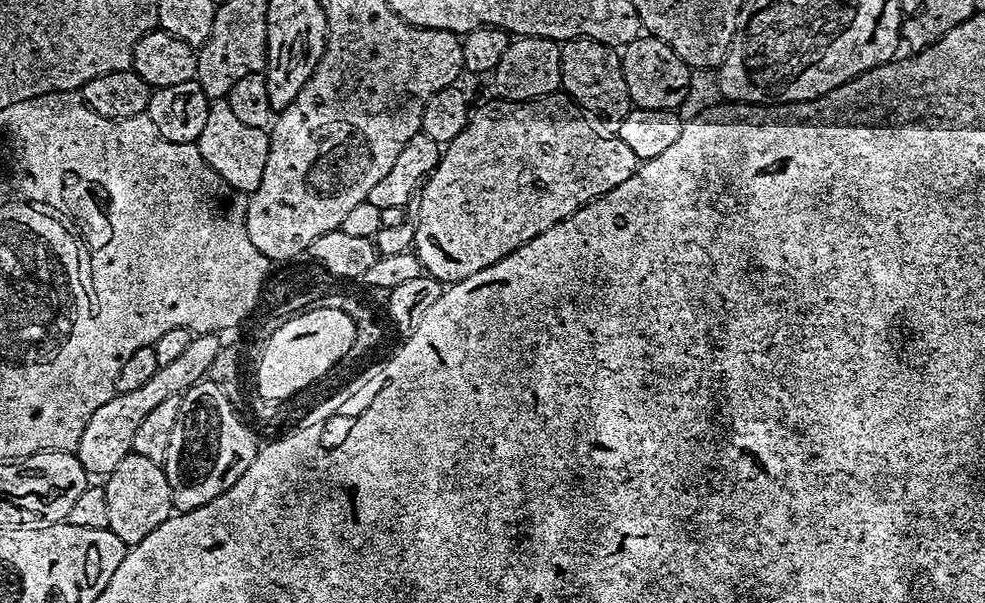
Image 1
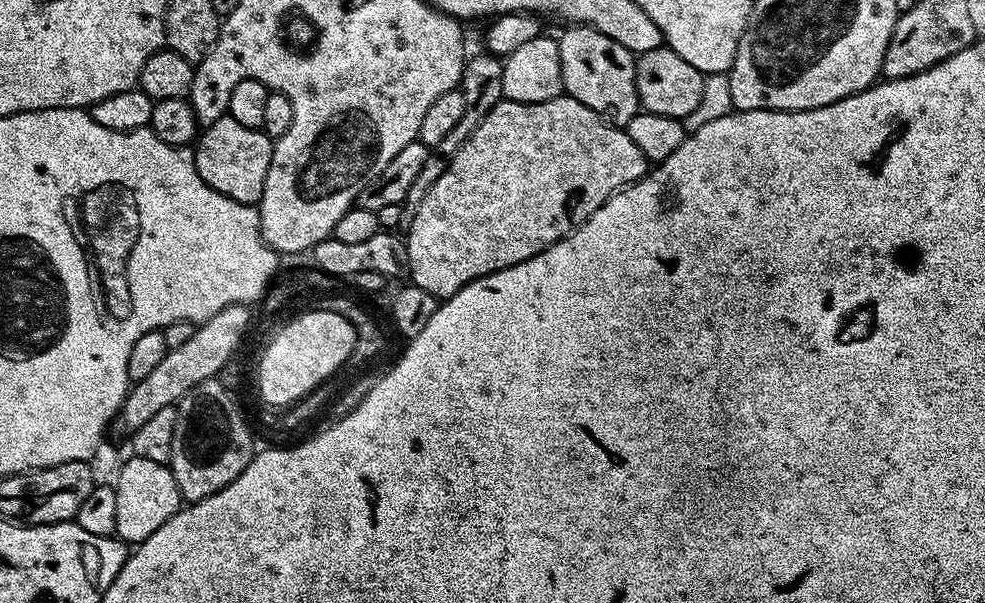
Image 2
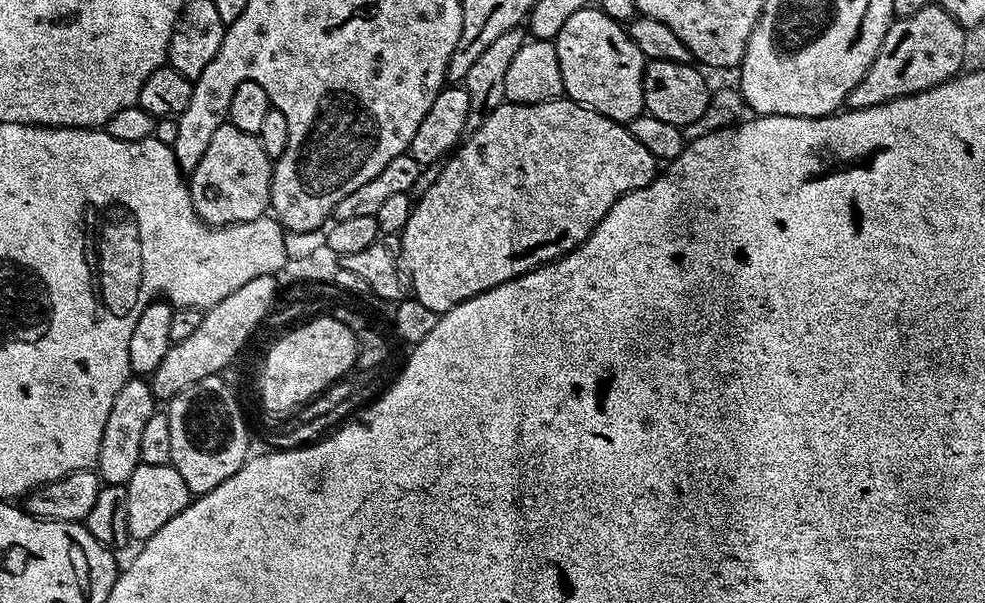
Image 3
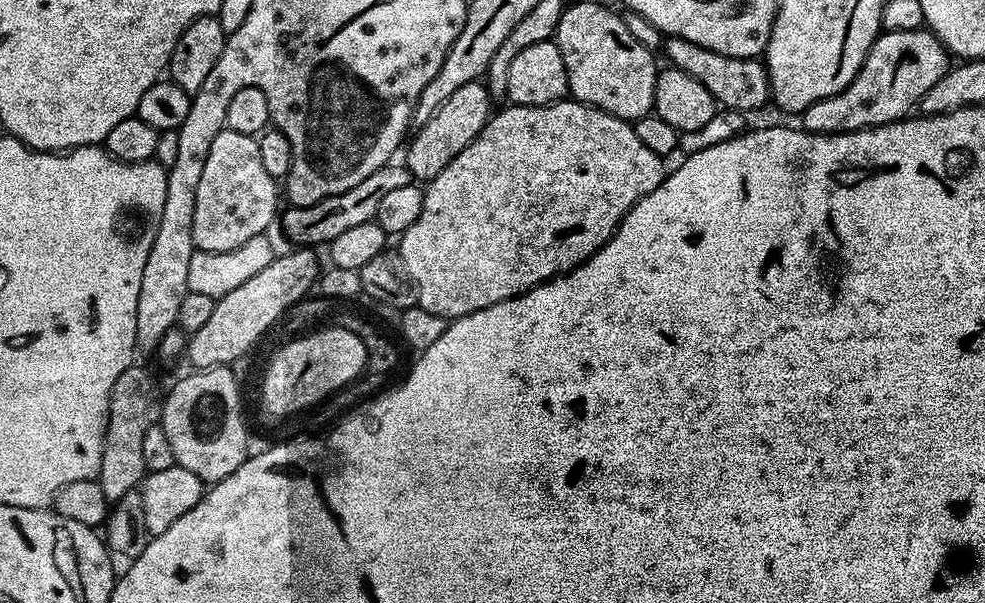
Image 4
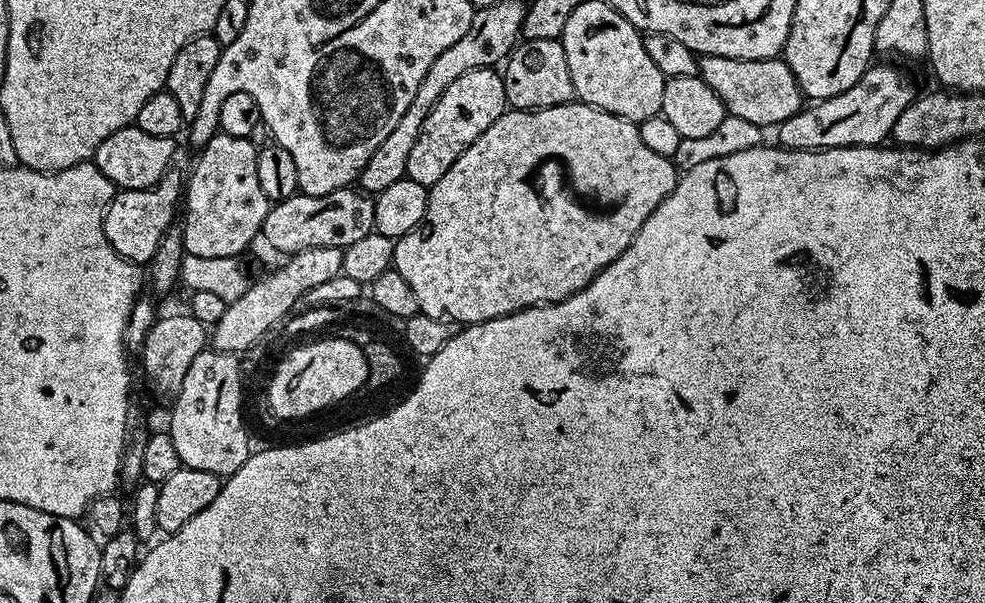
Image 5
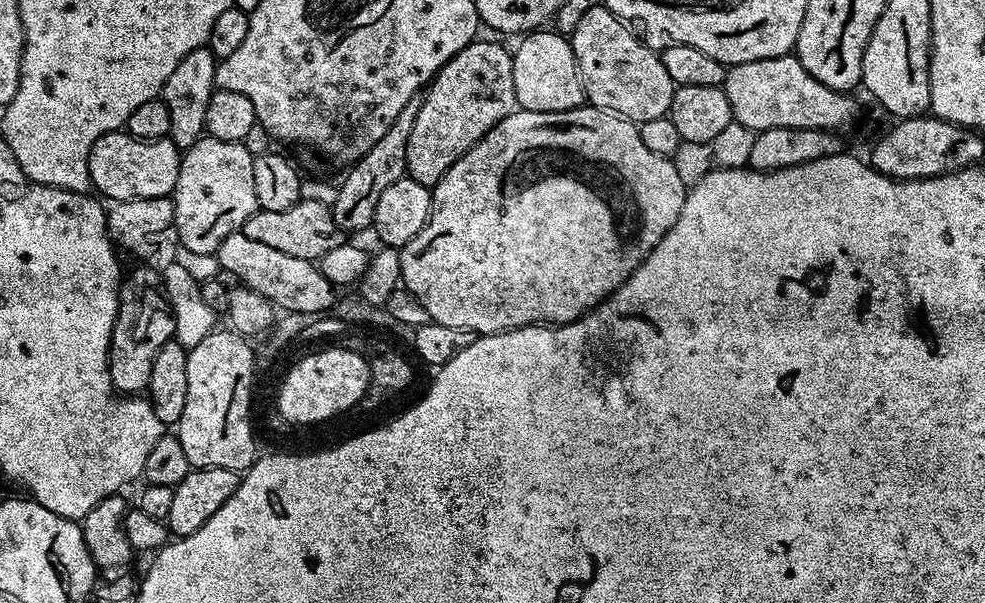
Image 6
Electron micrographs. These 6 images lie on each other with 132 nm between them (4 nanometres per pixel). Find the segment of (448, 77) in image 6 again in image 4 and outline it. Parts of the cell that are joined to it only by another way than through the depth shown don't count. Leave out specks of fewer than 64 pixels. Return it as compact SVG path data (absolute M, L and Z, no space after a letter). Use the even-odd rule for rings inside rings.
M480 80L470 82L456 93L450 94L450 98L442 102L442 110L438 110L438 114L434 114L426 126L415 129L414 135L407 141L402 160L413 181L427 182L438 178L438 174L442 174L442 170L446 170L446 166L450 166L450 162L454 162L454 158L458 158L458 154L462 154L462 150L474 142L474 138L478 138L493 112L494 101L488 93L488 85Z

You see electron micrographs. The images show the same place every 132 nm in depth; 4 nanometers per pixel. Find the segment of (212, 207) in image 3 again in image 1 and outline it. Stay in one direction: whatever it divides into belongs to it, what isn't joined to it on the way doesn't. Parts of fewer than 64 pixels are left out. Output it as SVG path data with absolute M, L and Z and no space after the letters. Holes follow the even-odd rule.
M220 98L209 103L206 126L203 127L195 146L202 158L206 158L210 170L218 174L218 178L222 178L234 190L251 194L258 190L258 182L262 182L262 174L266 170L269 139L269 133L265 129L243 124L230 110L227 99Z

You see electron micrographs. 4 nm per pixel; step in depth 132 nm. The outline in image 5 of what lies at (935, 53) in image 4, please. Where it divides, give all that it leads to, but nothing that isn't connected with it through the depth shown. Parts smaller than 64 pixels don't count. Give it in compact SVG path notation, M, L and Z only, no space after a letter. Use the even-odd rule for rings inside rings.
M873 63L842 94L834 94L825 100L817 100L801 107L798 114L775 125L775 143L781 148L806 150L807 148L870 148L880 146L892 135L894 122L902 110L914 99L912 84L895 68L895 63ZM809 107L809 108L808 108ZM885 139L885 140L884 140Z

